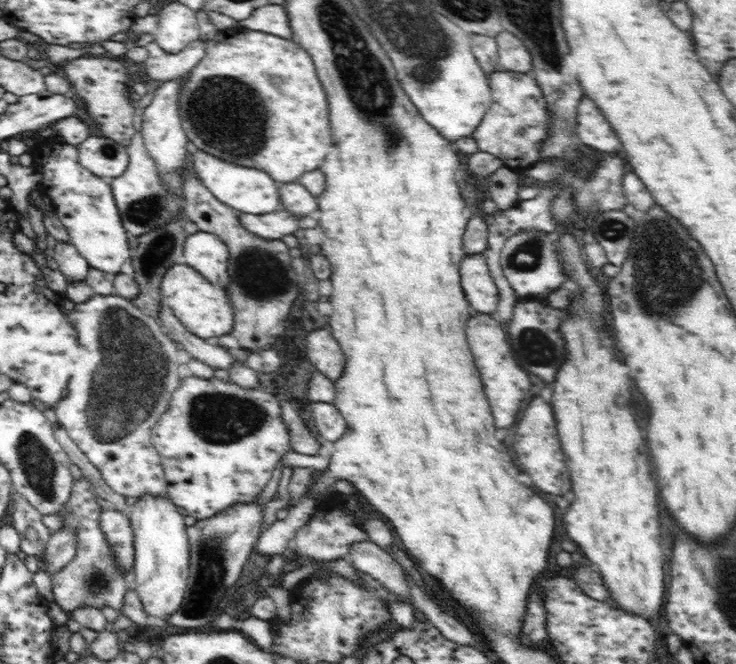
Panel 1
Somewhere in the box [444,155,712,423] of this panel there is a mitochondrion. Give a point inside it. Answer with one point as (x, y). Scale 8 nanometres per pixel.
(660, 257)

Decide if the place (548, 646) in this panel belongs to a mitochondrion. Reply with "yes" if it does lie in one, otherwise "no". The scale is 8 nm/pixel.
no

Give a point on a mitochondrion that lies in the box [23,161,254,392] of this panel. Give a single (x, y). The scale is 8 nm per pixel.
(160, 250)

